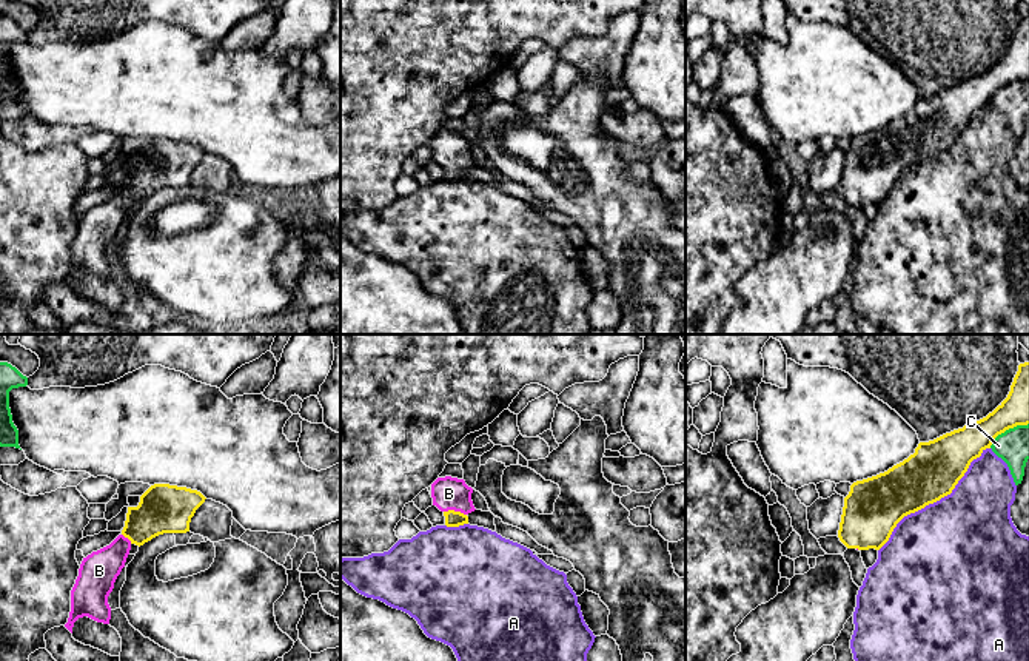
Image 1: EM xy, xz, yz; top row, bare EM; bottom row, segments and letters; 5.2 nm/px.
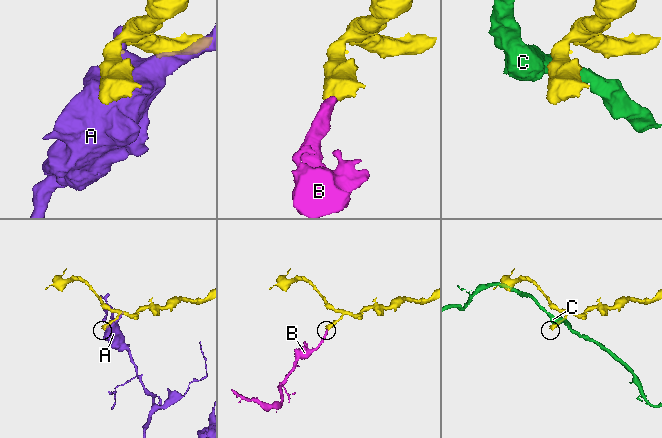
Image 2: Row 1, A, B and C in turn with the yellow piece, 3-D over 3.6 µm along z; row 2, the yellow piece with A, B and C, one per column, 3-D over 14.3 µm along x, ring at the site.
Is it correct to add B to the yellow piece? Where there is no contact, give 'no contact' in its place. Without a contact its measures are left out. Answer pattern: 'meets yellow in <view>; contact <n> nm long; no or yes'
meets yellow in xz; contact 120 nm long; yes

